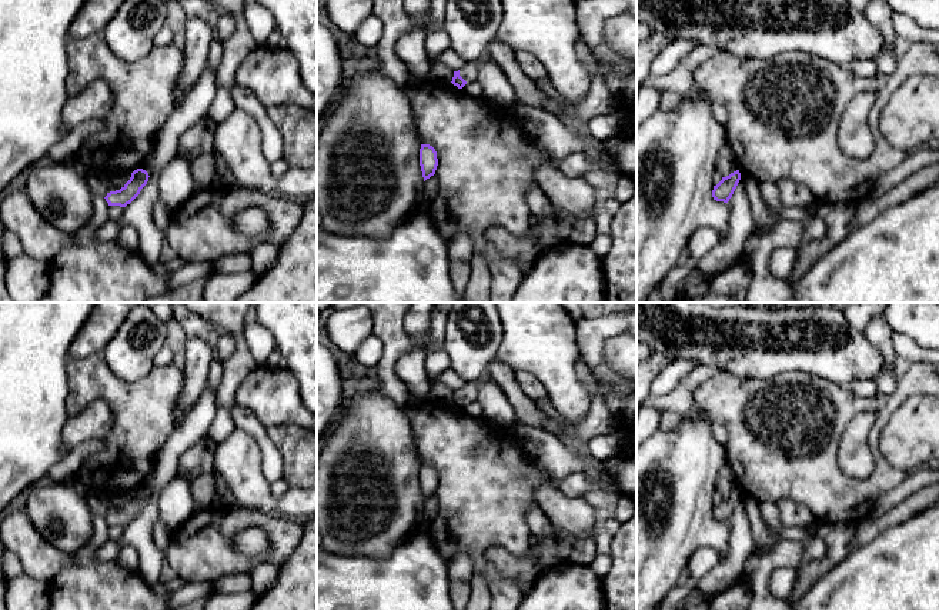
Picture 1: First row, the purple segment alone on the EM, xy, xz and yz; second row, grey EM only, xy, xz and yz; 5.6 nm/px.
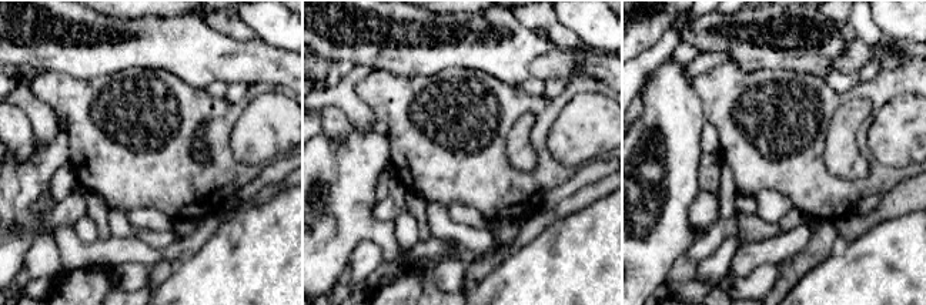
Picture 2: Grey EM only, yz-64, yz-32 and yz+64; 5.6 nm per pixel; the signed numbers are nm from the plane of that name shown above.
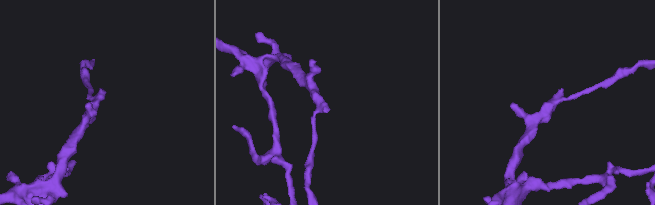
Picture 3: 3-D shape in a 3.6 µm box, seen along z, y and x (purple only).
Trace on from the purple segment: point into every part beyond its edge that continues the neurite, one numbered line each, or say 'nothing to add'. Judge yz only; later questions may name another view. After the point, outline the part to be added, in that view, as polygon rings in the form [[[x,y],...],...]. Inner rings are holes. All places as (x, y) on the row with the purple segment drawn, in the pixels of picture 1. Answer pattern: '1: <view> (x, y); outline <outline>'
1: yz (727, 163); outline [[[724,143],[724,146],[718,153],[716,169],[722,174],[722,177],[726,177],[731,173],[738,170],[738,161],[736,161],[735,153],[728,146],[728,143]]]

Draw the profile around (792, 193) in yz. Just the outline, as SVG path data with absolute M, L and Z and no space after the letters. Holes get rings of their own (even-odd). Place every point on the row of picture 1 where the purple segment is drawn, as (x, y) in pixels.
M782 180L779 184L779 194L786 206L798 206L818 211L819 203L811 193L811 190L796 181Z

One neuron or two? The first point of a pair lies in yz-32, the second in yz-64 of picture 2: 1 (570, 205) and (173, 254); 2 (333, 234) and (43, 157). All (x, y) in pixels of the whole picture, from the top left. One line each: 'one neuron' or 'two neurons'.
1: one neuron
2: one neuron

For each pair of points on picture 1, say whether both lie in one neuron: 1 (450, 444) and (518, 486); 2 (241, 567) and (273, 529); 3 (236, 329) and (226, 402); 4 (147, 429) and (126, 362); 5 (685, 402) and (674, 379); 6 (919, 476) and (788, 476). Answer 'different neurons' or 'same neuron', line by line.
1: same neuron
2: same neuron
3: same neuron
4: different neurons
5: different neurons
6: different neurons

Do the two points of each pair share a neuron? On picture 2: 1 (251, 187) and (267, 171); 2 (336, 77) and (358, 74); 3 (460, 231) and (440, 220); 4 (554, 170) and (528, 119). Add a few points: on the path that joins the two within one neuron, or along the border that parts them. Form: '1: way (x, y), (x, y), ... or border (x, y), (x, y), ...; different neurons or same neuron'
1: way (256, 184), (264, 176); same neuron
2: border (354, 66), (328, 89); different neurons
3: way (455, 231), (451, 231), (444, 224); same neuron
4: border (527, 111), (534, 116), (531, 146), (538, 158); different neurons

